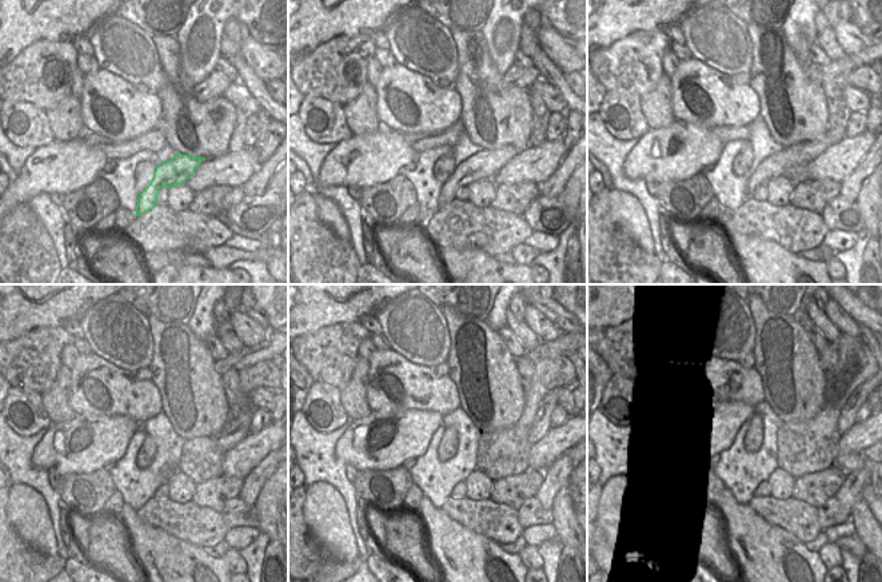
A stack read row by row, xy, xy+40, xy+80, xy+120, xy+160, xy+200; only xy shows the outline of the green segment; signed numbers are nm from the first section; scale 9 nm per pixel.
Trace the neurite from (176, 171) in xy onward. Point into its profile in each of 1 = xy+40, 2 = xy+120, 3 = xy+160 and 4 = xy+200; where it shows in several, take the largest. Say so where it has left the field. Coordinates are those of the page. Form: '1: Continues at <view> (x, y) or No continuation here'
1: Continues at xy+40 (485, 164)
2: Continues at xy+120 (235, 430)
3: Continues at xy+160 (541, 426)
4: Continues at xy+200 (858, 395)

